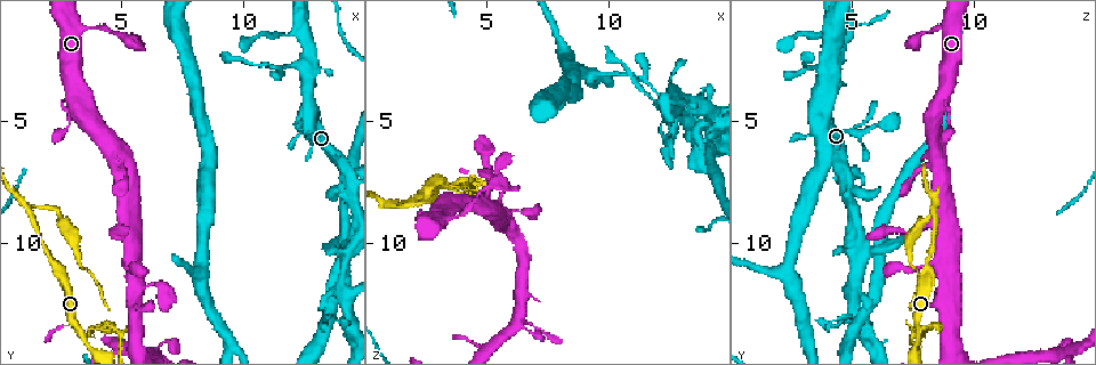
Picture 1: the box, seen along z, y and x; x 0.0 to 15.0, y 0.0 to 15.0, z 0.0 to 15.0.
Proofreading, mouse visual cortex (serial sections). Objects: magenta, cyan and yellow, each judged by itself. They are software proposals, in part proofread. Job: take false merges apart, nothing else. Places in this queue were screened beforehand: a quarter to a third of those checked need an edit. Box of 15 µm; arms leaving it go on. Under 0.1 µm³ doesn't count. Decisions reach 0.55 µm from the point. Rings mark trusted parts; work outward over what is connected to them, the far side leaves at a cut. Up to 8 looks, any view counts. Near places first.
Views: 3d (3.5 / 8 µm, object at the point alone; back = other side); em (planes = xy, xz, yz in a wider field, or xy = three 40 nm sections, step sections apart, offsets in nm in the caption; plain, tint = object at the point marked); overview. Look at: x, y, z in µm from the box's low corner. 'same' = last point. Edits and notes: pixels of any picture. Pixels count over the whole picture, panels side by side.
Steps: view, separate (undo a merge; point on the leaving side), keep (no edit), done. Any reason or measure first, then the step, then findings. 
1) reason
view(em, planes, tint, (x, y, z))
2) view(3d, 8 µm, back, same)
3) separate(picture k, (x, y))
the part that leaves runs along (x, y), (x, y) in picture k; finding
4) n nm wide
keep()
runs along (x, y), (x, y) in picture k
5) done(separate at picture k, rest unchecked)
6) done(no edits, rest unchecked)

two arms in line, one across
view(3d, 8 µm, back, (3.3, 13.7, 7.6))

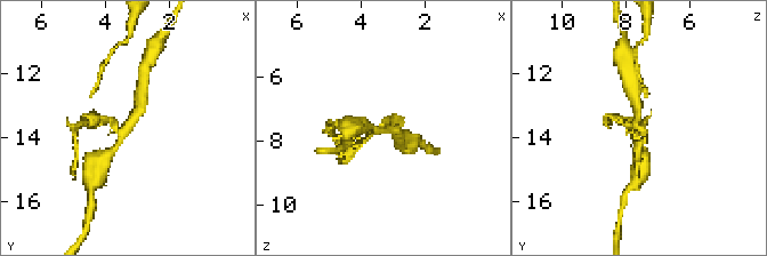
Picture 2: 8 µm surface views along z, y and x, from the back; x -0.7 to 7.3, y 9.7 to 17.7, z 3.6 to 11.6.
shape alone is not enough
view(em, planes, tint, (3.4, 13.8, 7.6))

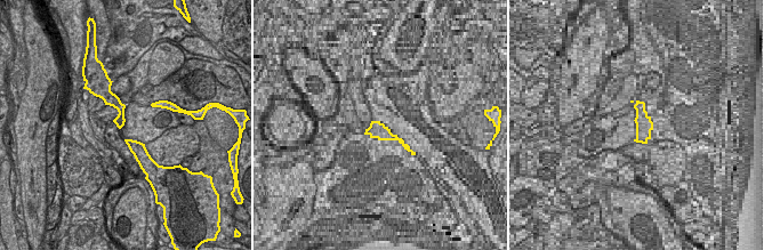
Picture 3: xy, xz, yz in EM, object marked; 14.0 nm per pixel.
keep()
one cell here

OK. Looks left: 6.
three-way junction
view(3d, 8 µm, (1.1, 8.6, 8.5))

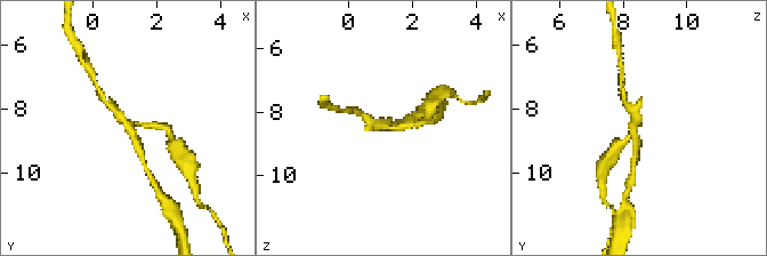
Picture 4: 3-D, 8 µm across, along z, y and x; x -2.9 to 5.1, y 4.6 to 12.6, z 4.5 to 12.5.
view(3d, 3.5 µm, (1.1, 8.6, 8.3))

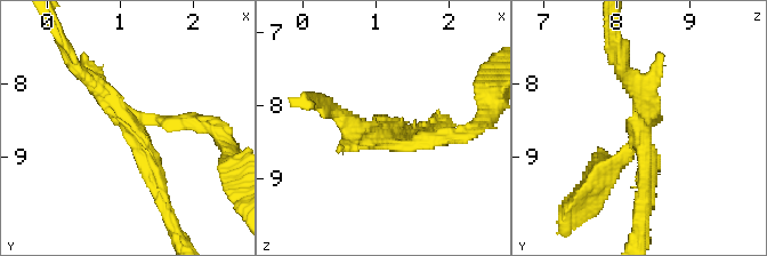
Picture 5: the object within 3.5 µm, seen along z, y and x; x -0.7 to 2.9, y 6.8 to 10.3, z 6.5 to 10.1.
need the tissue
view(em, planes, tint, (1.15, 8.55, 8.40))

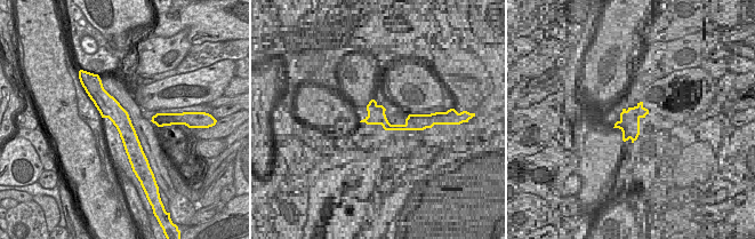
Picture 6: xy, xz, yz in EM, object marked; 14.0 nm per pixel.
keep()
runs along (101, 90), (123, 124), (130, 154) in picture 6; one cell here

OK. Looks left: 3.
sharp bend
view(3d, 3.5 µm, (14.3, 10.2, 5.5))

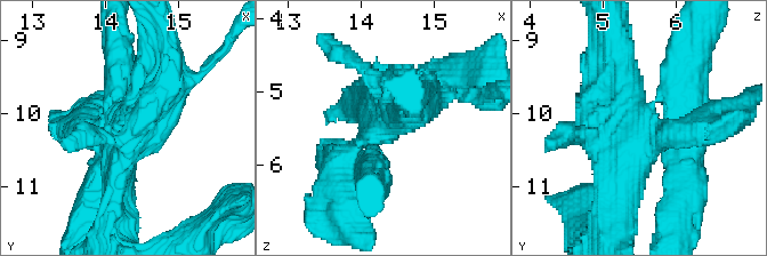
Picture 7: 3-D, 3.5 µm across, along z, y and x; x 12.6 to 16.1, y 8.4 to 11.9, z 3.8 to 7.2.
now the EM
view(em, xy, step 3, tint, (14.30, 10.25, 5.40))

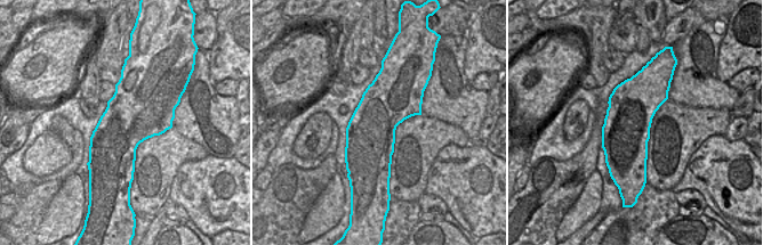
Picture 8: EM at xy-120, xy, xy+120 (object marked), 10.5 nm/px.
keep()
runs along (168, 57), (91, 138) in picture 7; one cell here

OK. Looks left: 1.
done(no edits, rest unchecked)

